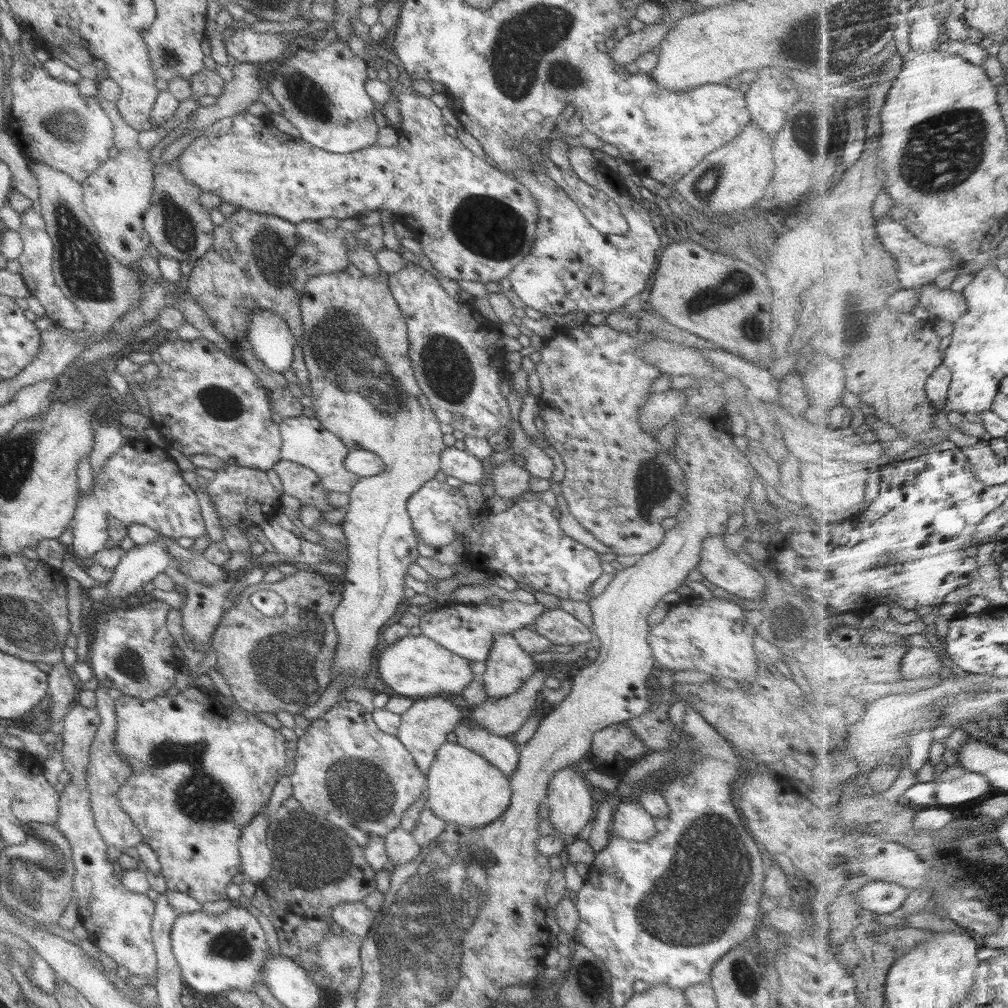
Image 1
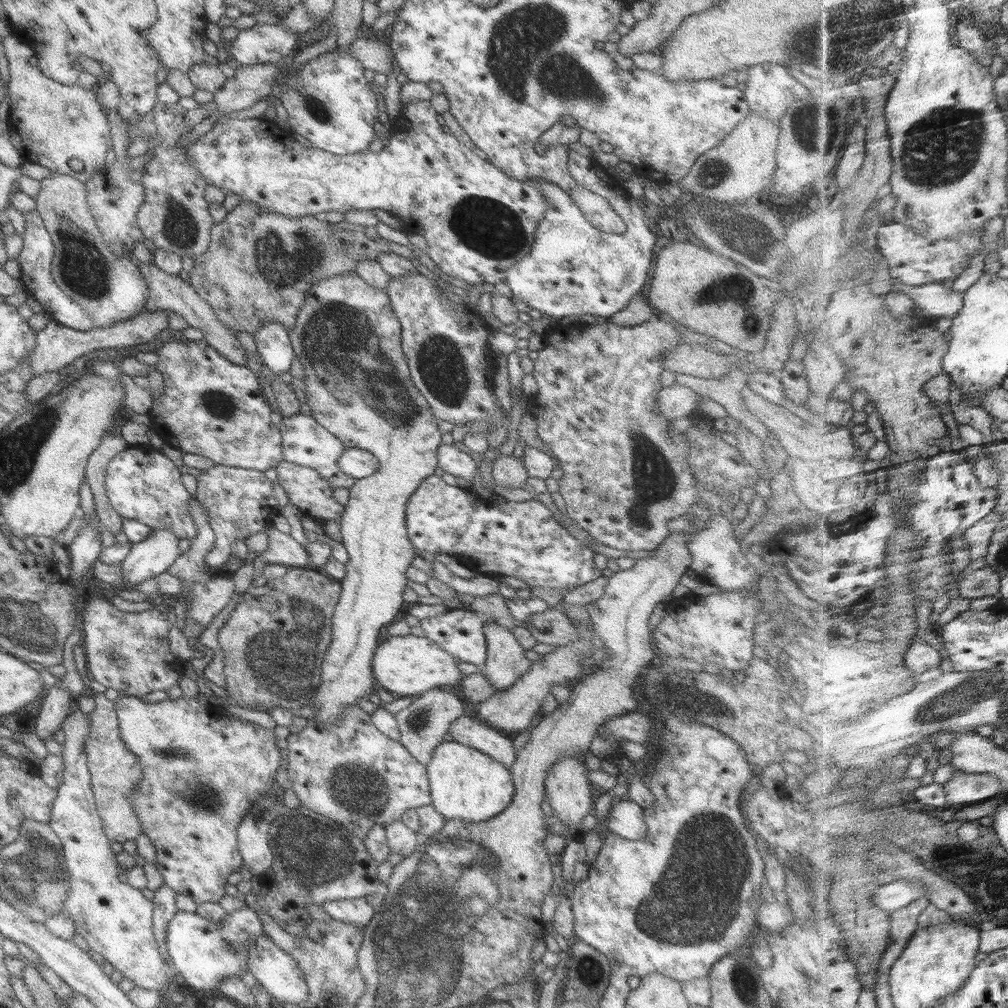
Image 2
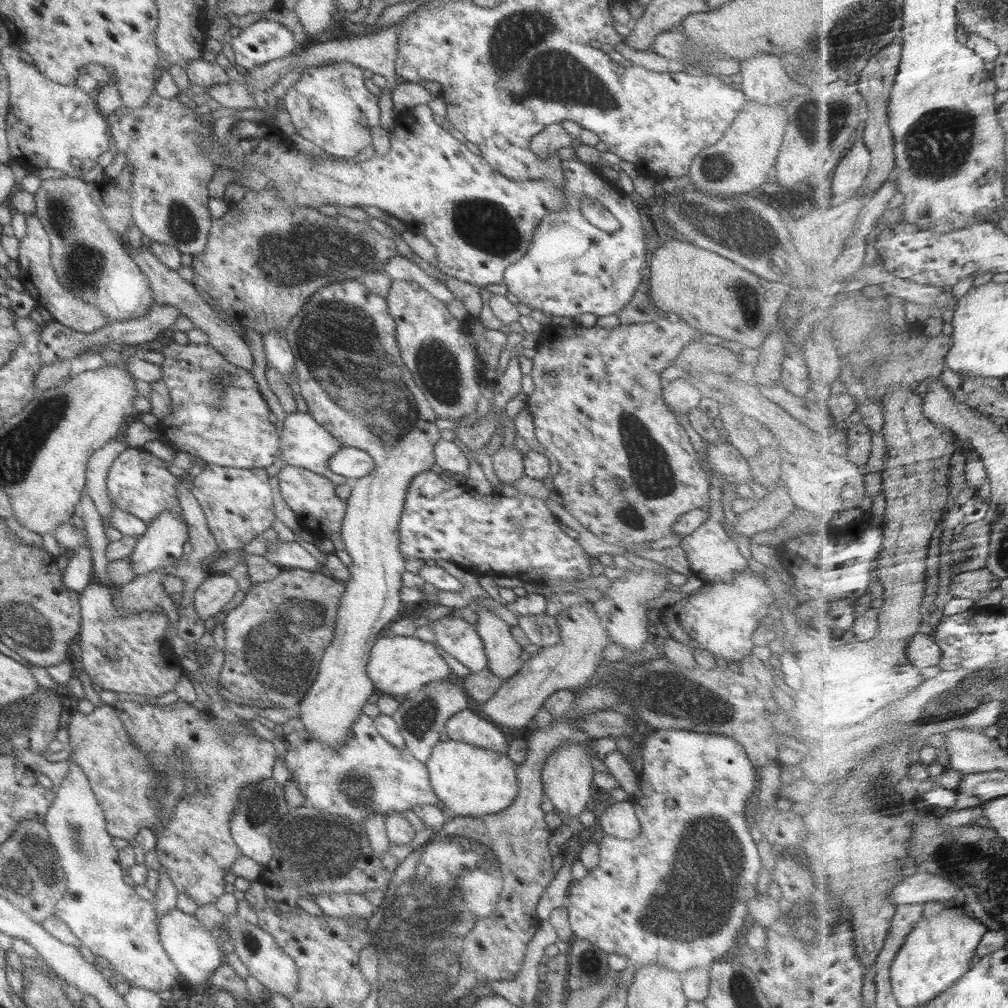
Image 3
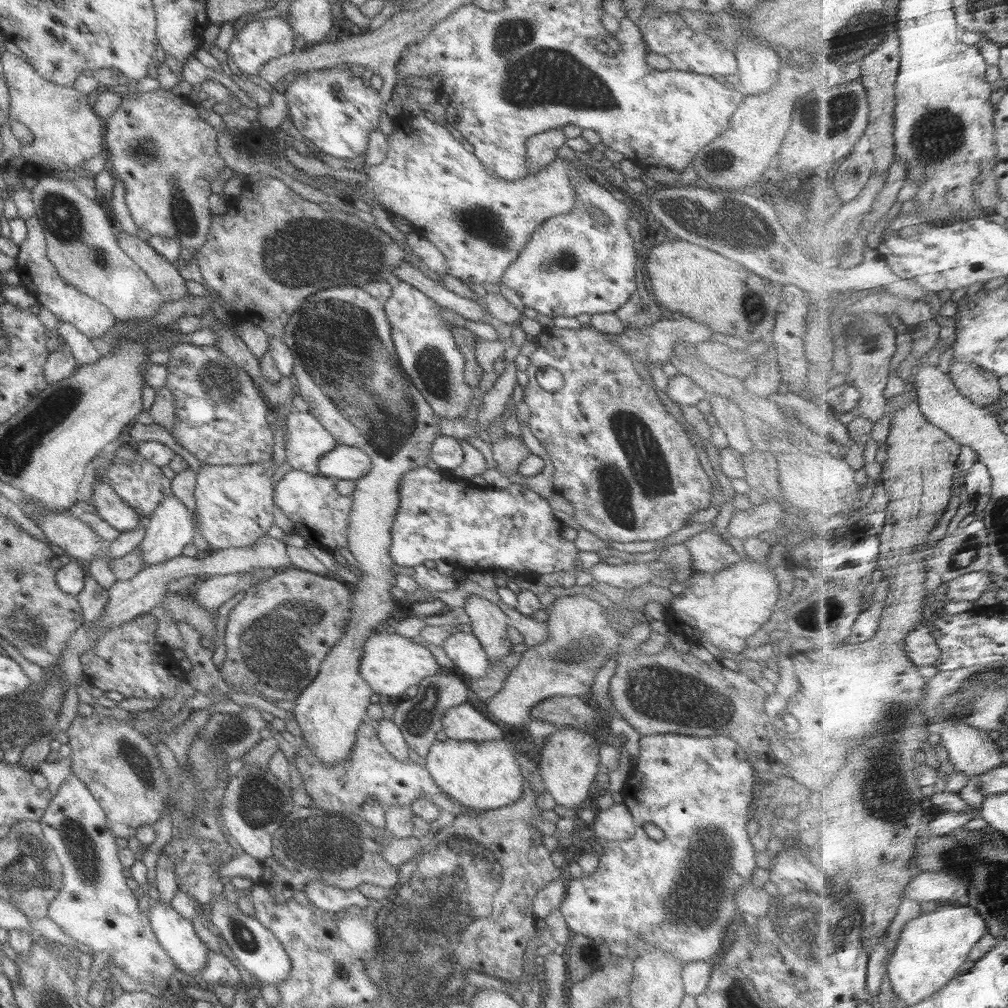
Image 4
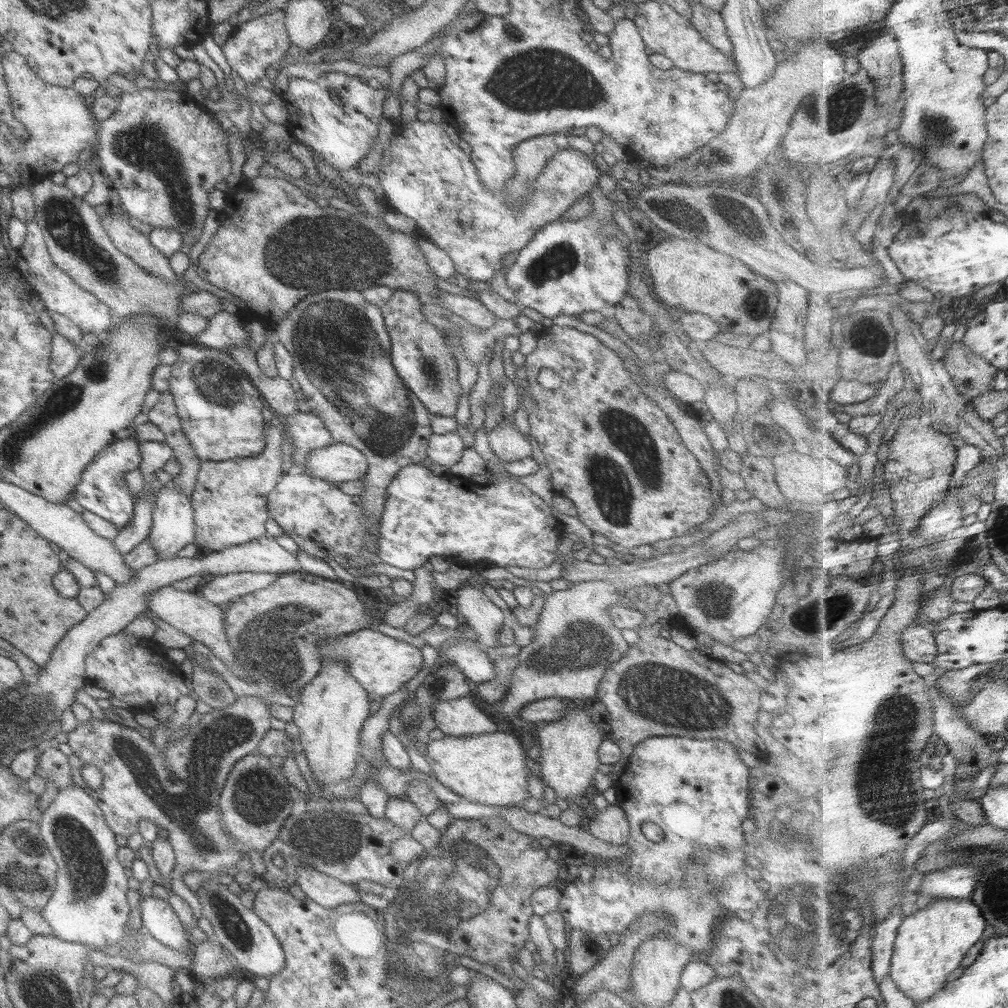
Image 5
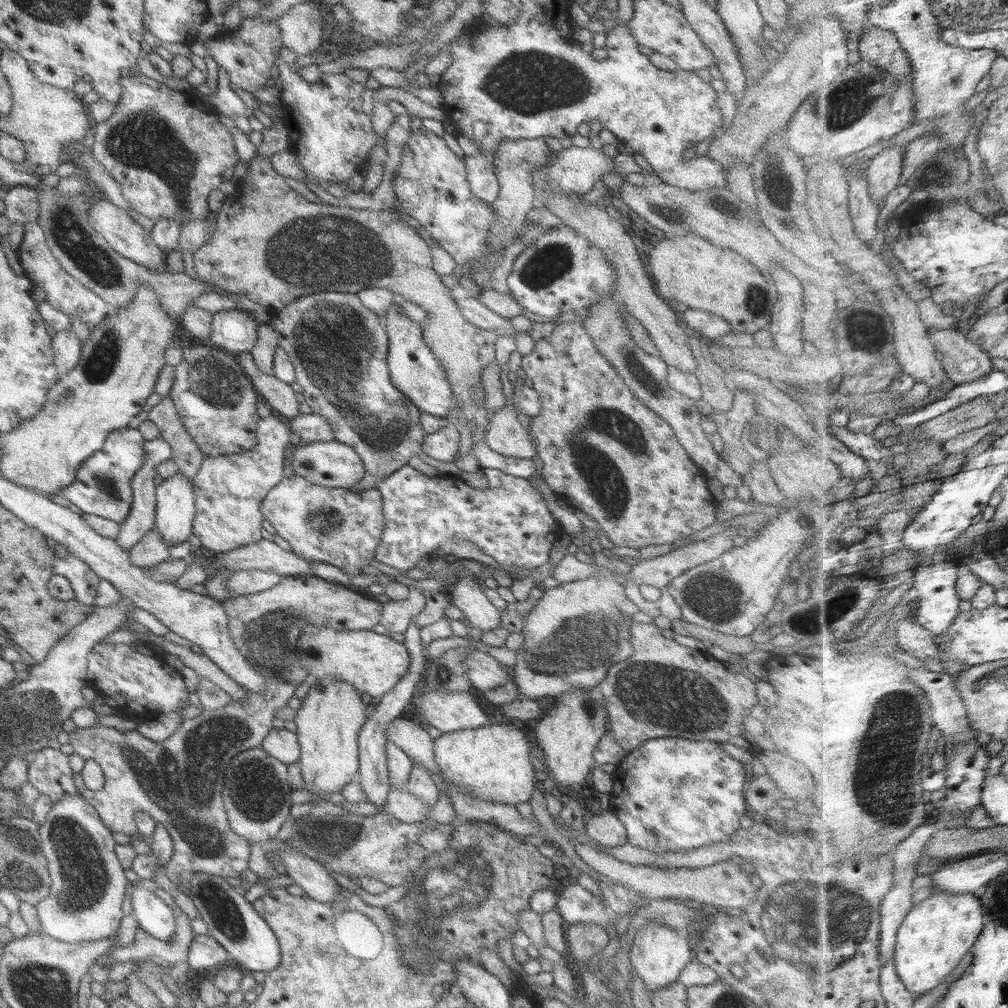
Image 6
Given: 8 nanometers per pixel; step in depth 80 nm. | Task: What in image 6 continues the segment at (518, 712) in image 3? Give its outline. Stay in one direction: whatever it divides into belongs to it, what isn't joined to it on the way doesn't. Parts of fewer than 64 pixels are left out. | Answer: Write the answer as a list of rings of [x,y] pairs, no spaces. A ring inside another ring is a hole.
[[[596,567],[596,576],[575,580],[543,591],[524,618],[522,629],[524,643],[516,651],[513,682],[521,700],[535,700],[545,696],[560,696],[564,692],[591,690],[605,676],[613,663],[631,656],[628,616],[639,609],[627,600],[624,586],[614,578],[615,572]]]

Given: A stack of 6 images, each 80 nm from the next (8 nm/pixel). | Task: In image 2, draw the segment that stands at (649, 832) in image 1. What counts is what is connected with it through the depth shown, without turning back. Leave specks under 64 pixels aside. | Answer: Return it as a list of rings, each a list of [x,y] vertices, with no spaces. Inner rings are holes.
[[[615,799],[604,822],[604,831],[605,833],[618,836],[622,841],[641,840],[646,833],[645,821],[642,817],[642,808],[634,802]]]

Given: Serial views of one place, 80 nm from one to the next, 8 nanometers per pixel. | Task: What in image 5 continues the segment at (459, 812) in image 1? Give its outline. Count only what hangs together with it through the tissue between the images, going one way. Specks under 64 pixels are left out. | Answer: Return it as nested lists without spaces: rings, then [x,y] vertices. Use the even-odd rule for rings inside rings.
[[[495,731],[463,737],[445,735],[428,742],[424,758],[437,782],[469,802],[491,807],[515,807],[529,796],[525,770],[532,765],[513,734]]]

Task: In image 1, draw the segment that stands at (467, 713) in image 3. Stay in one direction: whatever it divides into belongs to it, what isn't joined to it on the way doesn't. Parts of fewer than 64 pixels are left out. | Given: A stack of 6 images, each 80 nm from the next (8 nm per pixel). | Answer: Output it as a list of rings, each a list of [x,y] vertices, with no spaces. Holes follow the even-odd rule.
[[[461,720],[452,730],[456,744],[482,756],[491,766],[499,769],[503,776],[509,776],[516,767],[518,746],[504,737],[491,735],[483,729]]]

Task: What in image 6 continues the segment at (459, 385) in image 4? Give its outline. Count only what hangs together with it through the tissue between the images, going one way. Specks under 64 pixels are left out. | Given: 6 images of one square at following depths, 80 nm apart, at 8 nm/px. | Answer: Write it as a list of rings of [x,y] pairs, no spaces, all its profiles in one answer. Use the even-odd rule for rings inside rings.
[[[393,302],[385,309],[382,320],[388,338],[386,367],[390,383],[399,389],[399,392],[402,392],[422,413],[444,418],[455,406],[454,398],[442,364],[422,341],[420,323],[405,316]]]

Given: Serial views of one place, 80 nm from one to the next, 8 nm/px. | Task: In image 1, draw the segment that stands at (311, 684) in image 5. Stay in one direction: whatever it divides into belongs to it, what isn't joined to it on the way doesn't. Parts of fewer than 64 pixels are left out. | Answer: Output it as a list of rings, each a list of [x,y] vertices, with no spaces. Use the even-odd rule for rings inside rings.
[[[348,264],[343,270],[337,272],[330,272],[329,274],[322,274],[311,277],[303,287],[300,296],[300,319],[302,322],[301,333],[301,348],[305,368],[307,369],[307,378],[309,380],[309,394],[316,421],[325,429],[331,432],[342,444],[348,449],[362,449],[363,451],[375,454],[377,458],[381,459],[383,464],[383,471],[381,473],[371,476],[369,478],[361,478],[355,482],[351,491],[347,494],[348,504],[347,512],[345,512],[344,520],[339,524],[341,532],[344,534],[344,543],[346,544],[347,558],[344,561],[343,575],[341,577],[341,585],[343,585],[343,593],[340,594],[341,599],[339,604],[332,612],[332,623],[336,632],[336,648],[332,656],[332,664],[330,664],[330,678],[333,680],[337,674],[355,674],[361,676],[362,680],[370,683],[374,667],[374,657],[376,655],[377,634],[383,628],[383,624],[395,614],[395,608],[403,602],[404,593],[403,588],[405,572],[407,567],[417,558],[417,543],[416,538],[413,536],[411,530],[411,522],[406,512],[407,499],[412,496],[415,490],[418,490],[425,482],[431,480],[437,473],[439,467],[439,454],[446,448],[442,442],[443,434],[439,431],[439,422],[435,418],[427,399],[423,392],[420,391],[419,385],[415,382],[413,371],[411,368],[411,361],[407,356],[408,340],[406,335],[406,326],[401,316],[399,307],[396,306],[395,299],[392,298],[391,291],[385,283],[385,279],[379,277],[374,279],[363,274],[352,265]]]

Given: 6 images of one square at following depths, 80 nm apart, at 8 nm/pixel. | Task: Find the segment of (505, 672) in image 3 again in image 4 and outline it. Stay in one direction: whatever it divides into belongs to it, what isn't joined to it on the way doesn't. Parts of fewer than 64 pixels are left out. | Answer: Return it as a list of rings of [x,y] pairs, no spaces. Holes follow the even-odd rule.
[[[471,595],[463,601],[463,608],[470,620],[468,629],[484,650],[489,667],[512,652],[512,644],[507,638],[506,616],[494,603]]]

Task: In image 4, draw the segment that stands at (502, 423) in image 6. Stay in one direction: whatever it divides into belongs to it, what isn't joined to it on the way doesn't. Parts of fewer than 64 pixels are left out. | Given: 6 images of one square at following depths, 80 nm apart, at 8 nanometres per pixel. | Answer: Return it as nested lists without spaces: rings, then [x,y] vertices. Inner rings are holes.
[[[507,434],[499,441],[491,443],[491,453],[493,454],[495,469],[503,477],[517,475],[519,462],[531,454],[519,438],[514,438]]]

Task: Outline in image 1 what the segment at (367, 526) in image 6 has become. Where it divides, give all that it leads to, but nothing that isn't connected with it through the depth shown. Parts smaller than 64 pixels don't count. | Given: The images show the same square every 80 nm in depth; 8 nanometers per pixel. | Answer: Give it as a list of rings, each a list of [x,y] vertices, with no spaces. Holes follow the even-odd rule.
[[[279,459],[272,469],[280,481],[282,493],[294,496],[301,506],[308,505],[321,514],[333,507],[327,505],[327,491],[321,487],[319,477],[309,468],[285,459]]]

